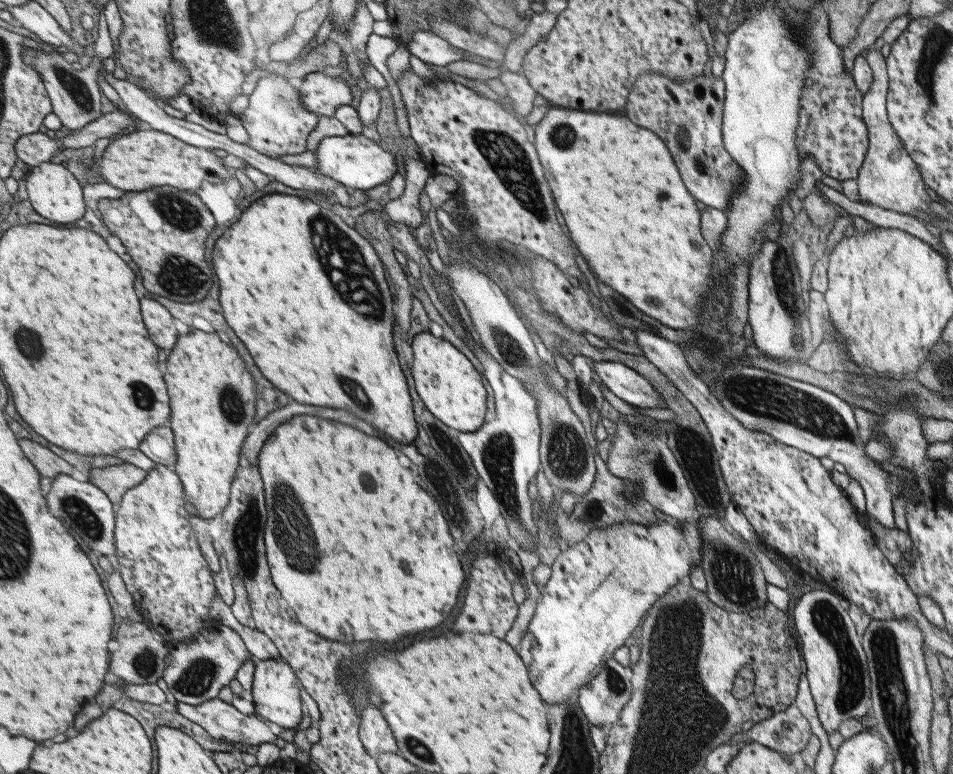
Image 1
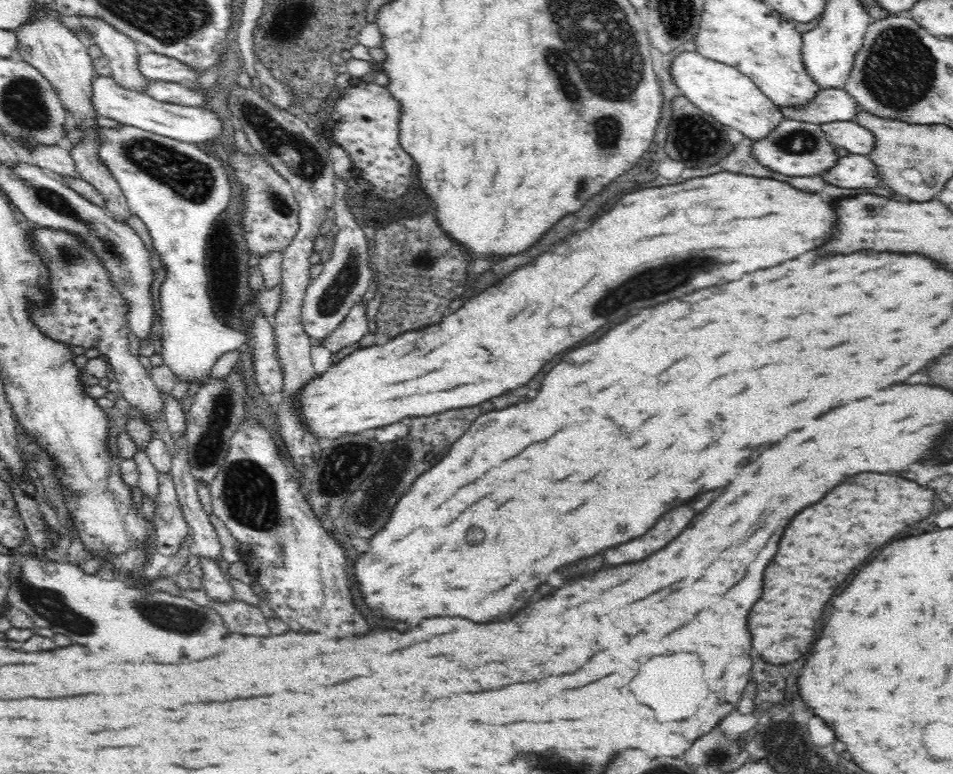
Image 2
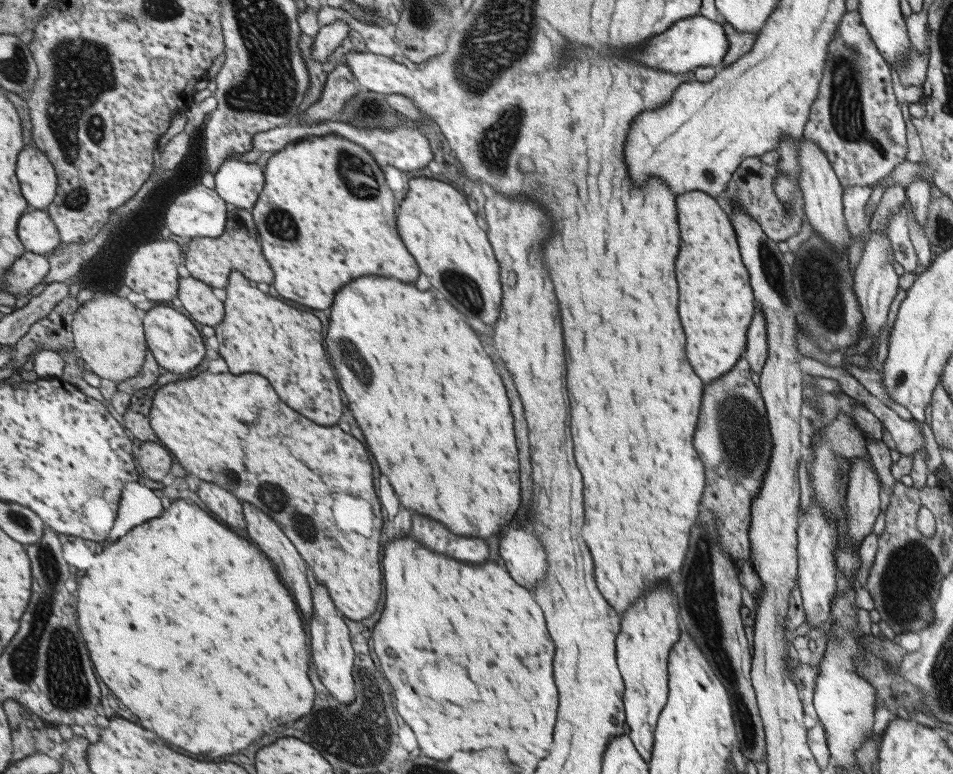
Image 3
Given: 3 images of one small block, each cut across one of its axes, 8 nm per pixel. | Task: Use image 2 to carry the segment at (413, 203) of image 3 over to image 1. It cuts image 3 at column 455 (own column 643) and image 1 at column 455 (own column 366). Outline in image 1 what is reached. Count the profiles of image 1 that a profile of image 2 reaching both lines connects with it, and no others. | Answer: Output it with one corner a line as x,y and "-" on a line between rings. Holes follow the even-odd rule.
429,332
416,334
409,343
413,353
413,365
410,368
415,390
423,400
425,408
441,420
445,426
459,432
473,432
484,423
485,388
481,376
471,366
471,362
455,350
445,339
434,337

